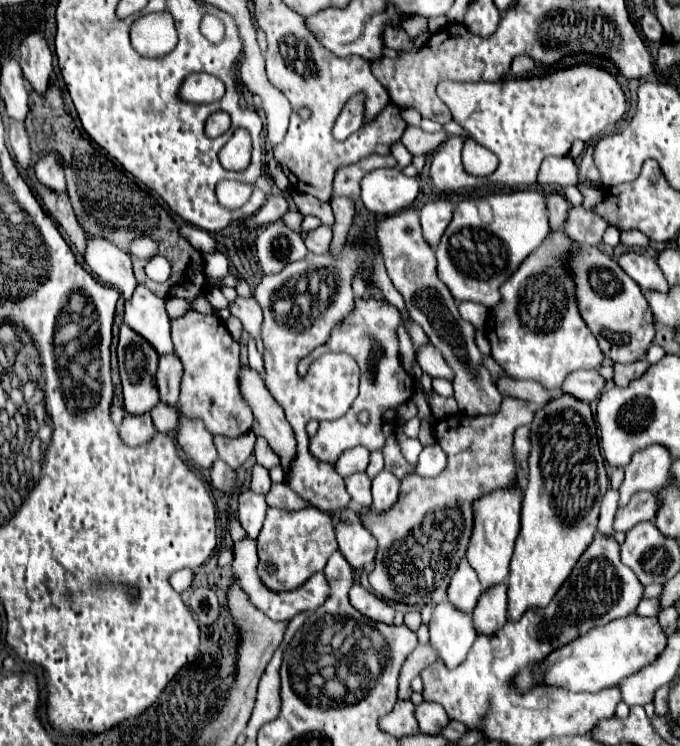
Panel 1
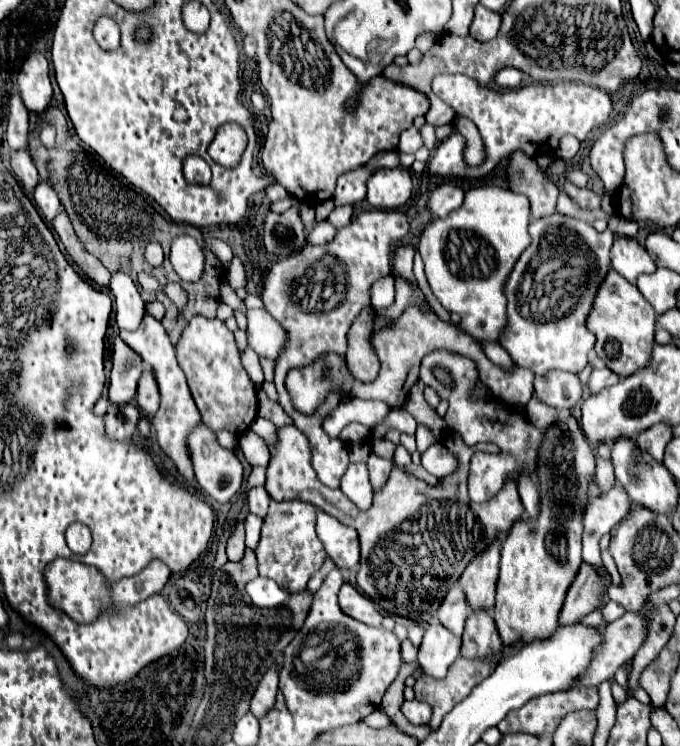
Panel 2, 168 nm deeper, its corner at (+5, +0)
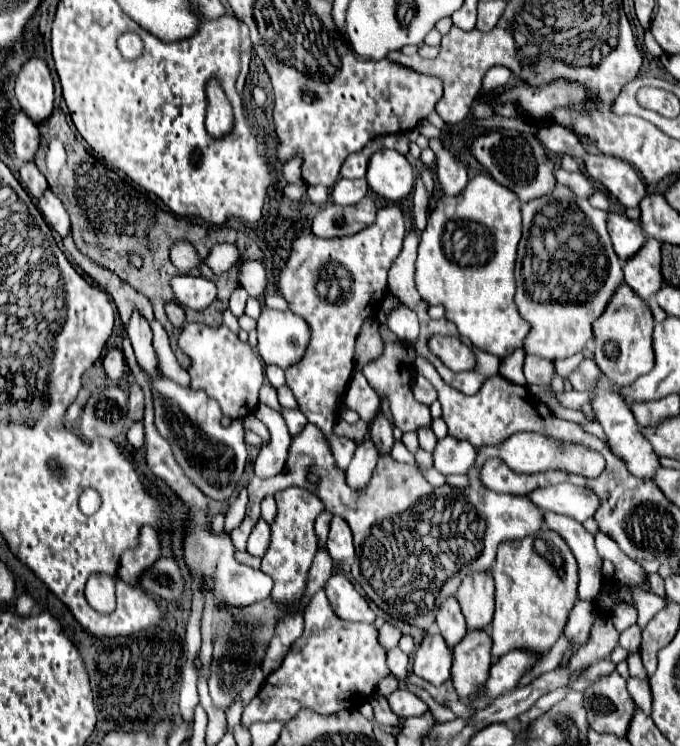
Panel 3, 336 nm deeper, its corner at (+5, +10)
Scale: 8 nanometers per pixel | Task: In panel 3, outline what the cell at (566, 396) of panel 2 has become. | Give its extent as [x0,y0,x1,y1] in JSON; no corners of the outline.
[523,356,555,386]

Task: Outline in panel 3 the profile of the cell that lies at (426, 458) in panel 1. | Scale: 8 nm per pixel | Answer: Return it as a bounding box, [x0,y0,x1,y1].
[433,436,475,474]

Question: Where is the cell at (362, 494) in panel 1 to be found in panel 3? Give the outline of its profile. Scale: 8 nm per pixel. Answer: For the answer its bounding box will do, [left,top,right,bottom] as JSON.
[345,440,379,490]

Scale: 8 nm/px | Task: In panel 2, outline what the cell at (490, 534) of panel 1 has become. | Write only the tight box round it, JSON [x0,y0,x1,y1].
[459,542,499,610]

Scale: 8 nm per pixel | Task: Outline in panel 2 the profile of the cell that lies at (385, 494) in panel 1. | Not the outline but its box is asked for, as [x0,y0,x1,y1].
[367,452,393,490]

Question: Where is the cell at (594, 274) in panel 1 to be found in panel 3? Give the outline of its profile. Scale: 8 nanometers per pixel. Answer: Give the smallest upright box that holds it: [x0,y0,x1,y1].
[593,282,655,386]

